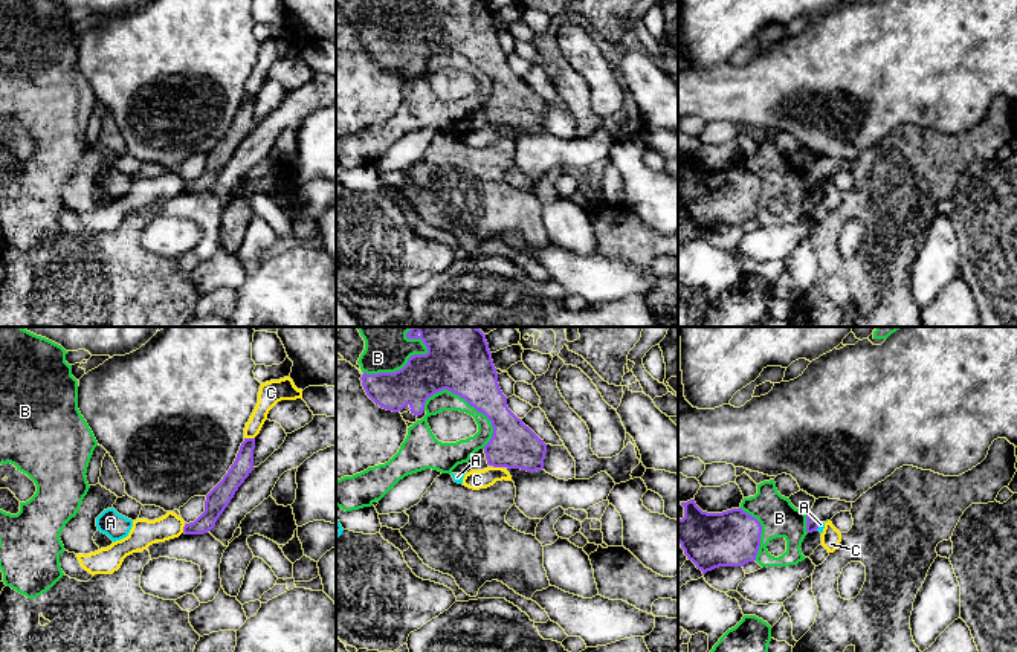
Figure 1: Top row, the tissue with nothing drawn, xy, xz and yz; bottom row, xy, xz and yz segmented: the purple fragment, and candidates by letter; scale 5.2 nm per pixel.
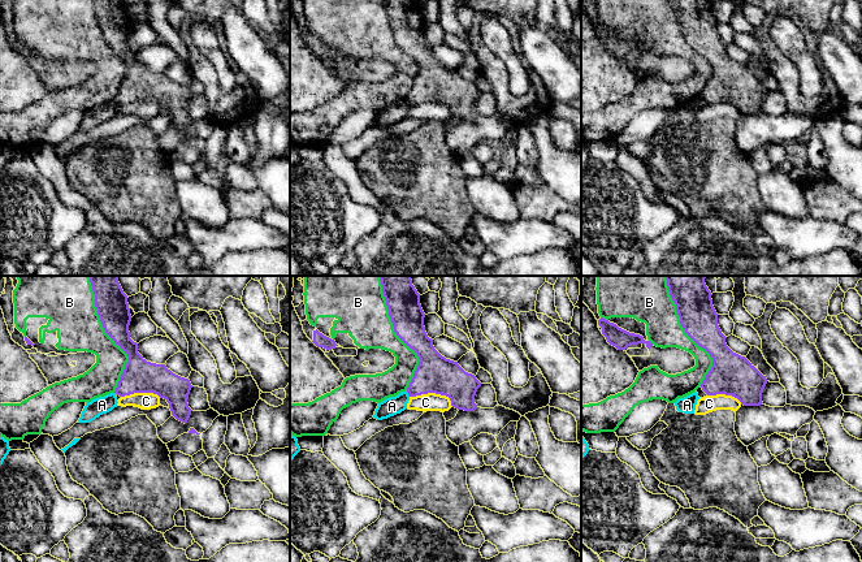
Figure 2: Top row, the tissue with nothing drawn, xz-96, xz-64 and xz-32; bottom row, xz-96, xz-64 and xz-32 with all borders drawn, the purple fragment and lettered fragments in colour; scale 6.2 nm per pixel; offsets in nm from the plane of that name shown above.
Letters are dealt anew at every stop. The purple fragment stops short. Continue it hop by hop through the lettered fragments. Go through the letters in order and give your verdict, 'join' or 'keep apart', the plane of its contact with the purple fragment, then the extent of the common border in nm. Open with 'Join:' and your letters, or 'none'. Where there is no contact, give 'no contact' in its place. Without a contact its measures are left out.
Join: none
A: keep apart | yz | 50 nm
B: keep apart | xz | 400 nm
C: keep apart | xy | 60 nm

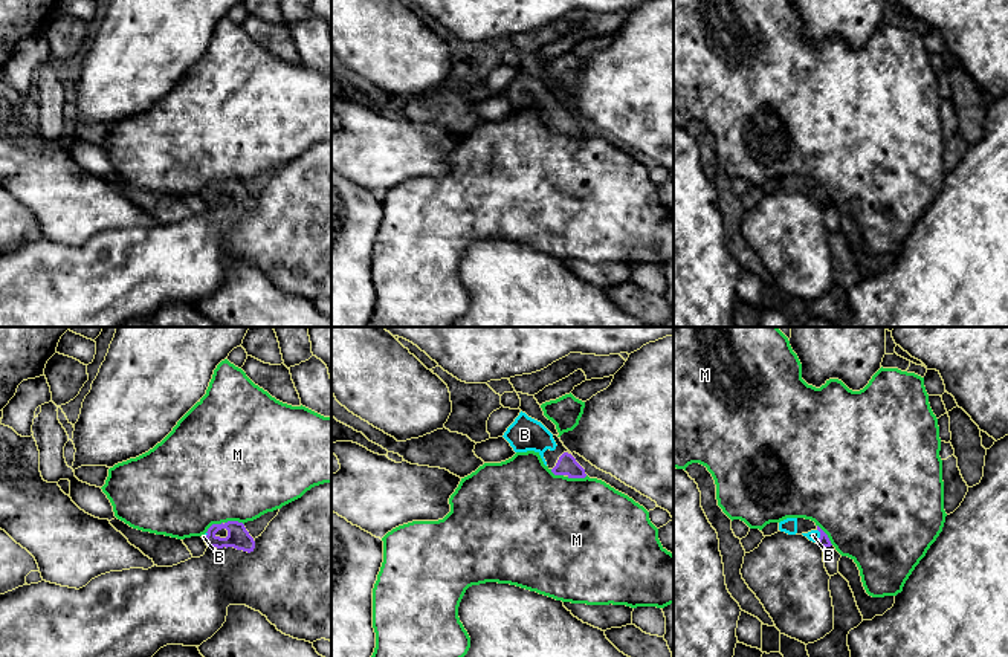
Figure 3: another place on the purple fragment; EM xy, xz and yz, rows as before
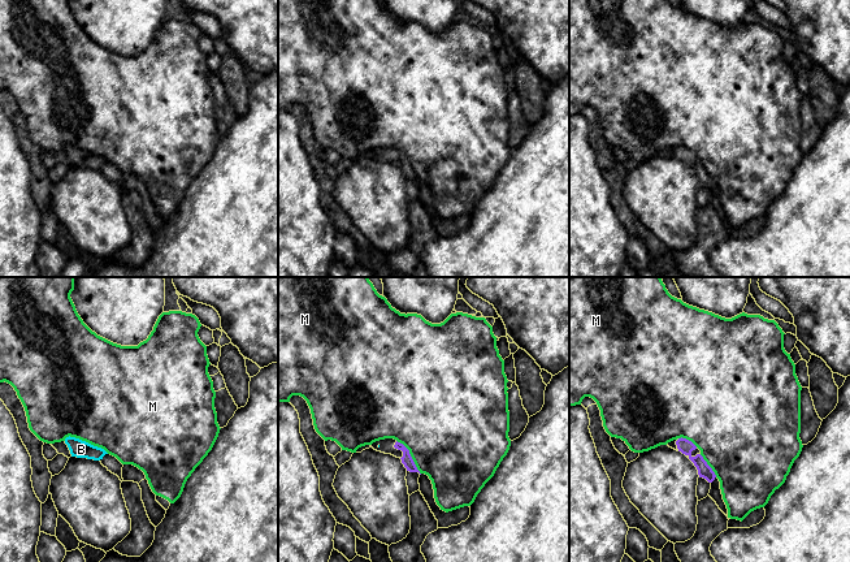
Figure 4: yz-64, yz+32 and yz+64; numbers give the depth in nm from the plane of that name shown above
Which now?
Join: B
B: join | yz | 80 nm
M: keep apart | yz | 140 nm

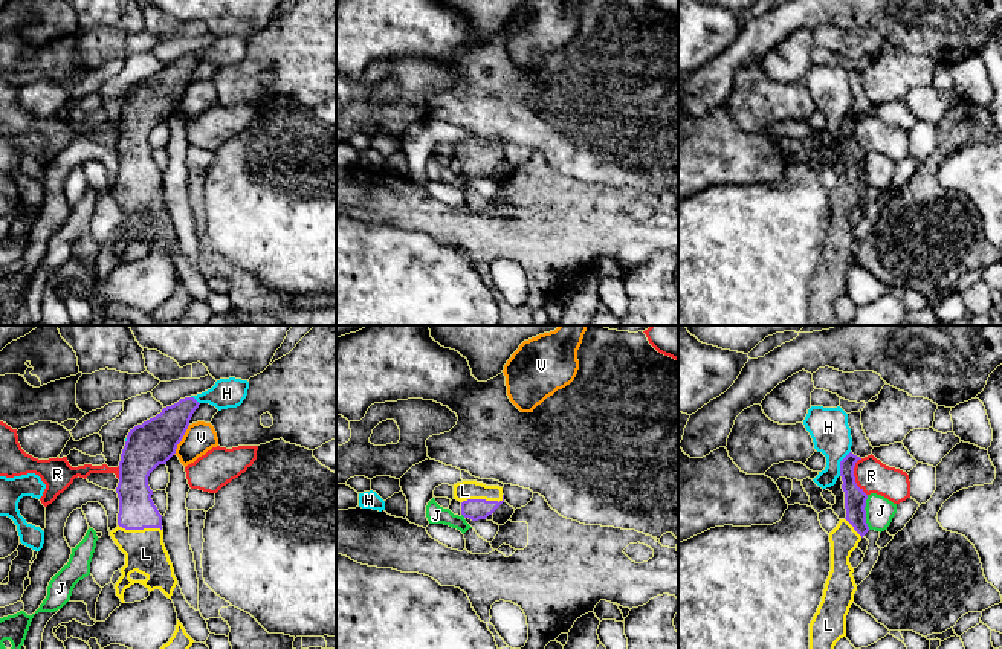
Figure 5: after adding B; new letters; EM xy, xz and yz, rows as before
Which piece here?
Join: L
H: keep apart | yz | 150 nm
J: keep apart | yz | 180 nm
L: join | xz | 220 nm
R: keep apart | yz | 200 nm
V: keep apart | xy | 180 nm

